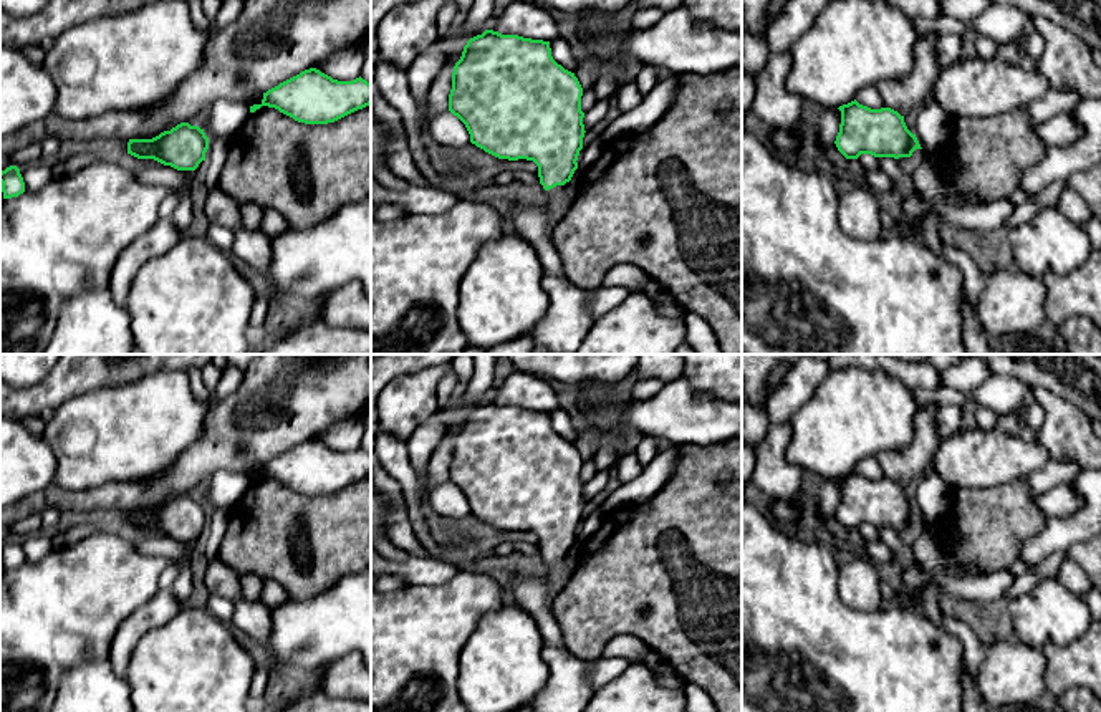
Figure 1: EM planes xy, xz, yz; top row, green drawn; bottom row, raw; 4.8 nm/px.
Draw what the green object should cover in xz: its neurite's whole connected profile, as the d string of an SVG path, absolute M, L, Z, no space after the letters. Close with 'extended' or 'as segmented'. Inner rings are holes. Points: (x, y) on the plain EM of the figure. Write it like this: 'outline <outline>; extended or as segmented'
outline M493 401L467 412L452 444L449 482L465 495L470 513L498 530L526 530L538 536L540 555L546 561L550 601L571 576L563 556L578 540L583 520L586 502L581 467L578 449L553 431L550 412Z; extended

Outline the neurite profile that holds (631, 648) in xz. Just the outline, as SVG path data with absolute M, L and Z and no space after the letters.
M621 634L614 636L603 649L601 657L624 657L631 664L641 664L647 646L636 636Z

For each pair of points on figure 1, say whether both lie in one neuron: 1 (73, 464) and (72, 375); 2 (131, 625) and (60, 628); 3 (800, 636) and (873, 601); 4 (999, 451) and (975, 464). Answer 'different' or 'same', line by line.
1: different
2: different
3: different
4: same

